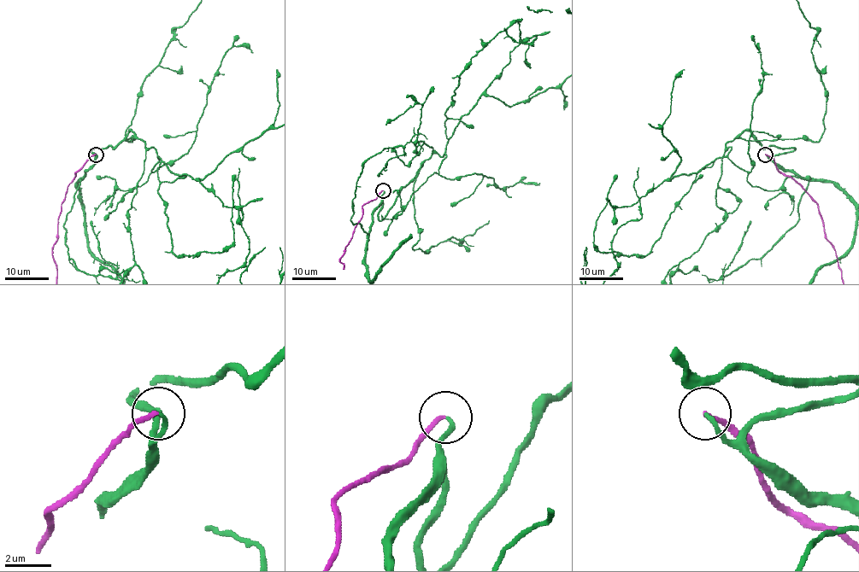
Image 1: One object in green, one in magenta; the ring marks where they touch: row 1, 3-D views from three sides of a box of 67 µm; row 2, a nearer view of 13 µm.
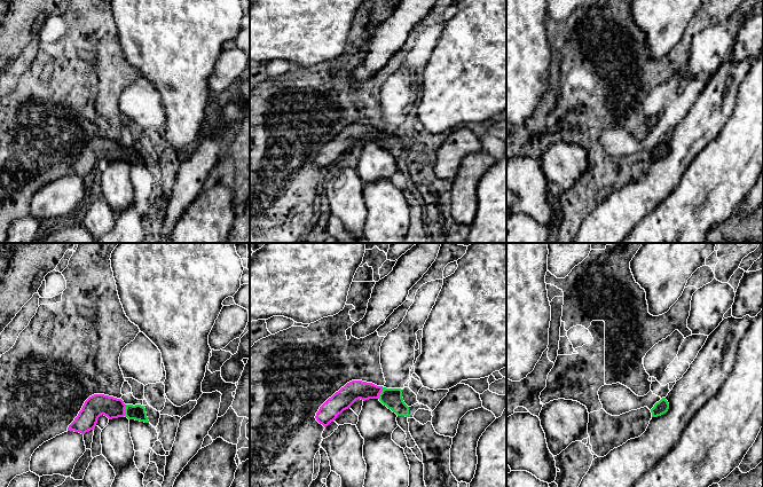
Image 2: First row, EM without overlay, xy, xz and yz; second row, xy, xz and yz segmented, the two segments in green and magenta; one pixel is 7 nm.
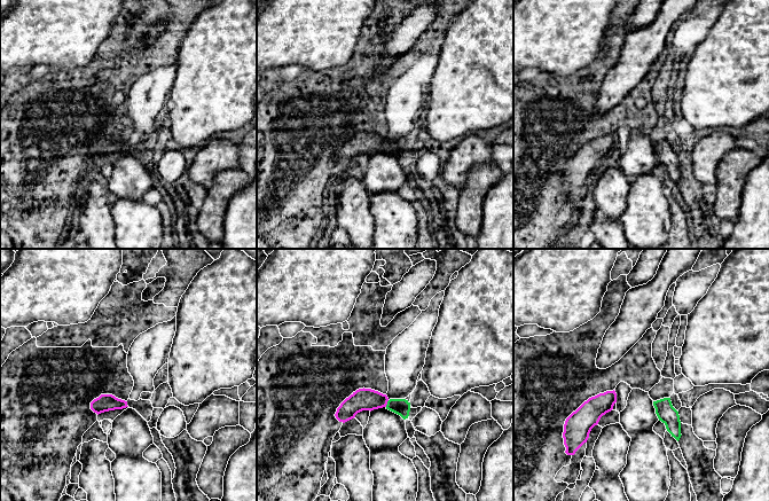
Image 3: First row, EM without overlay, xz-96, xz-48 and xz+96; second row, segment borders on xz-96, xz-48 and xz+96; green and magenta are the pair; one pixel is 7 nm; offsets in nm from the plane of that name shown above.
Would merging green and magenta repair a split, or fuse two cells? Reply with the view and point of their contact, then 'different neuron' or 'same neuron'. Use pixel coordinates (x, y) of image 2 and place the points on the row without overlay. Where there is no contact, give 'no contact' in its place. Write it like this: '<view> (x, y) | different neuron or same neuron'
xy (125, 154) | same neuron

